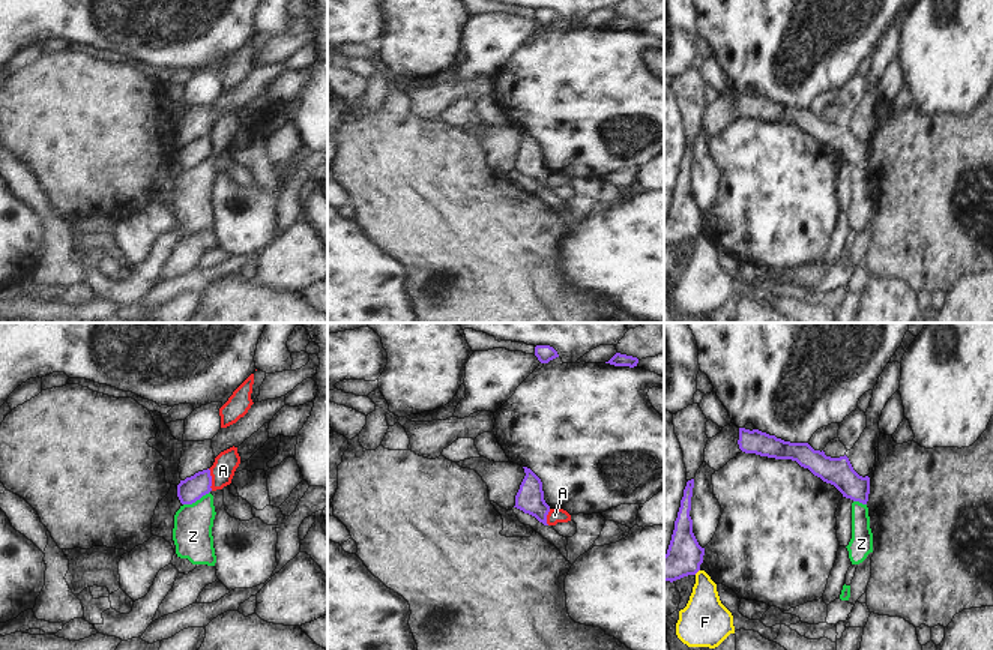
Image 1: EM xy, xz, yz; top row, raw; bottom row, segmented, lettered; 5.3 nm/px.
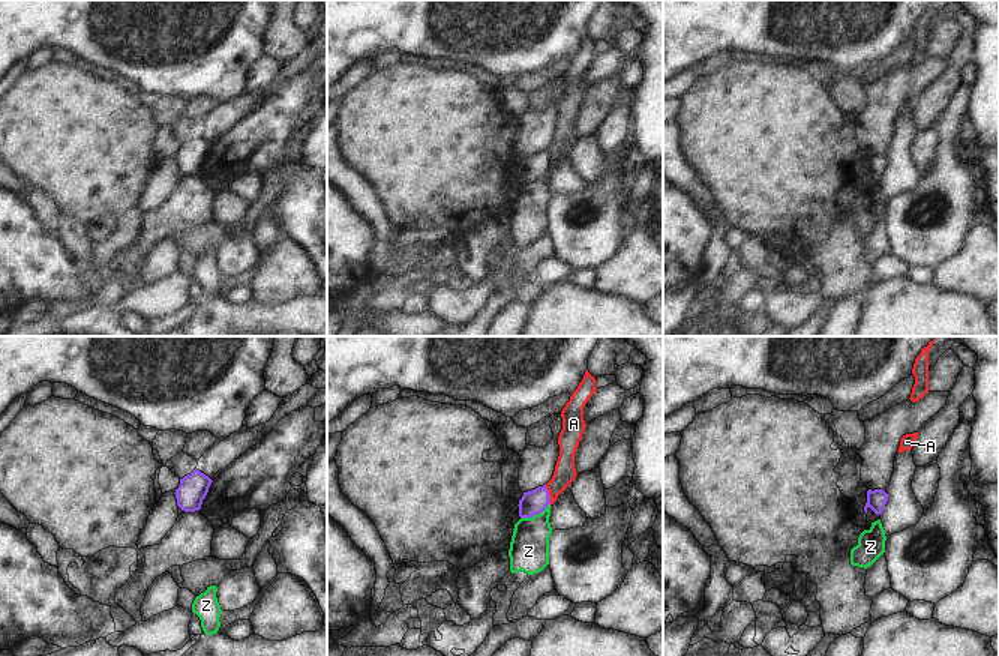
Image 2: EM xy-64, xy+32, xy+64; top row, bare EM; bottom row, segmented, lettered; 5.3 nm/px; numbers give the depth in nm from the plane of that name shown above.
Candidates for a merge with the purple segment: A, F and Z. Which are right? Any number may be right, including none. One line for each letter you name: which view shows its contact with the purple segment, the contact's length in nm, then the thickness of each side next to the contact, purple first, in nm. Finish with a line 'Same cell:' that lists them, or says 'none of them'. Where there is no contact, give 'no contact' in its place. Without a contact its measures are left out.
Same cell: none of them

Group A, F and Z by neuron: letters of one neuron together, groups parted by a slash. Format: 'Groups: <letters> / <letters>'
Groups: A Z / F

